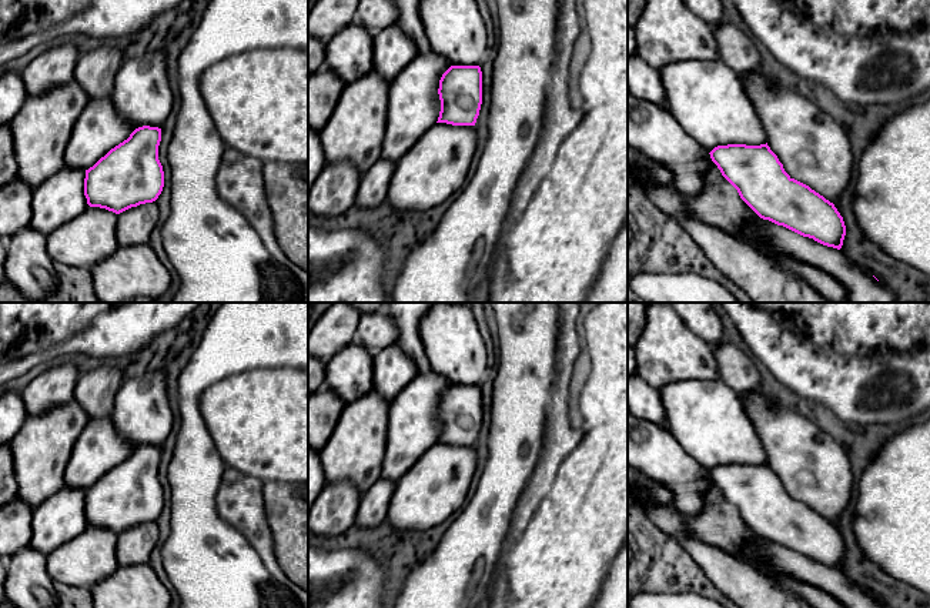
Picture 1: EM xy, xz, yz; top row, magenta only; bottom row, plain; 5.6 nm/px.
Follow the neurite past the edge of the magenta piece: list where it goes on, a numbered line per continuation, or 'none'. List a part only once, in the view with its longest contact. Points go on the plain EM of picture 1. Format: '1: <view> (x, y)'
none

